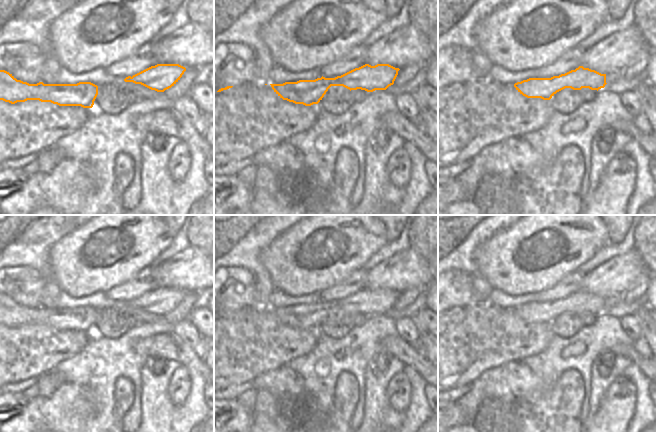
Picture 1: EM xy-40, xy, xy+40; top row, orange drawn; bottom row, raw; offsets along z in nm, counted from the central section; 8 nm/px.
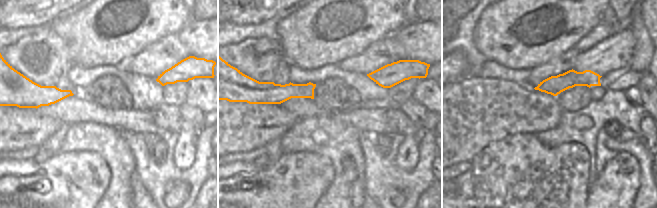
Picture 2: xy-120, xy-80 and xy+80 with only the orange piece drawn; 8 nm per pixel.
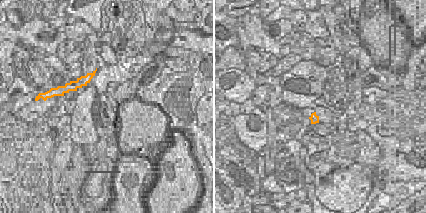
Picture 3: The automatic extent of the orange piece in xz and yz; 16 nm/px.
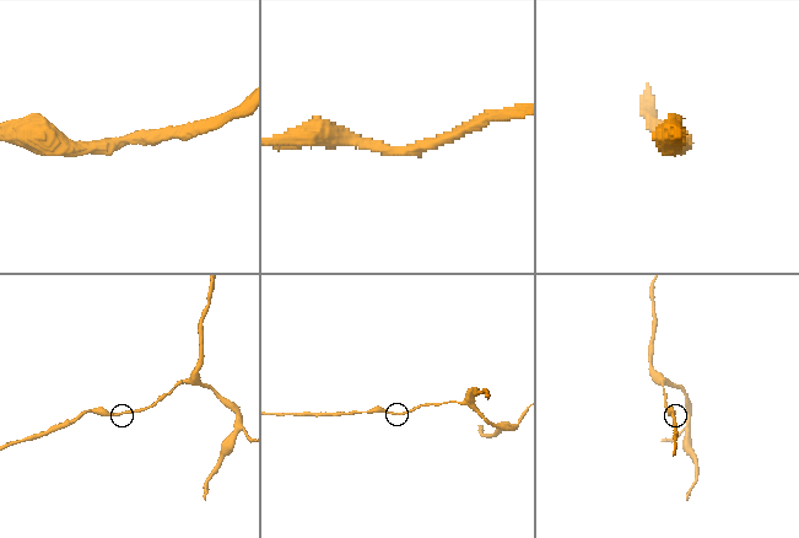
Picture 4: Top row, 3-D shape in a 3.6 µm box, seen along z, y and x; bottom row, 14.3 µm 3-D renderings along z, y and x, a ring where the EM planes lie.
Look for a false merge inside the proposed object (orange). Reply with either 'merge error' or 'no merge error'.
no merge error

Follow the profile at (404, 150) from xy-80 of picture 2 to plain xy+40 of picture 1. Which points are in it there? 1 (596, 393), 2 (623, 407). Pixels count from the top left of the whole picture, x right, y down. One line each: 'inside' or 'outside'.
1: outside
2: inside

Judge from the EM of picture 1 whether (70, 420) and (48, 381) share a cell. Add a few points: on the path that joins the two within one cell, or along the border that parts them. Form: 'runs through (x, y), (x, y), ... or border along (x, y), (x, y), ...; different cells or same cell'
border along (63, 381), (48, 395), (38, 396); different cells

